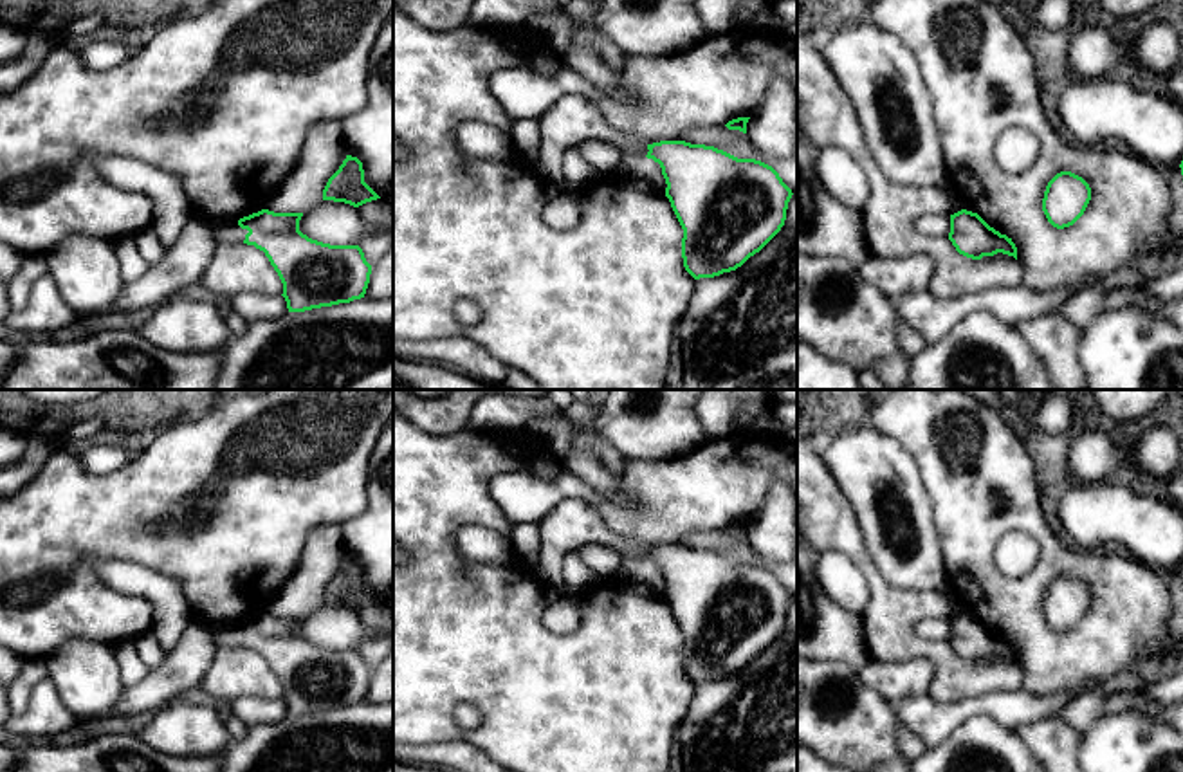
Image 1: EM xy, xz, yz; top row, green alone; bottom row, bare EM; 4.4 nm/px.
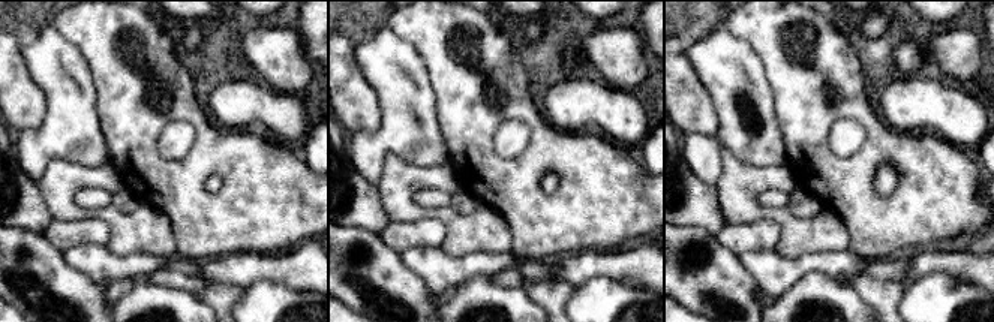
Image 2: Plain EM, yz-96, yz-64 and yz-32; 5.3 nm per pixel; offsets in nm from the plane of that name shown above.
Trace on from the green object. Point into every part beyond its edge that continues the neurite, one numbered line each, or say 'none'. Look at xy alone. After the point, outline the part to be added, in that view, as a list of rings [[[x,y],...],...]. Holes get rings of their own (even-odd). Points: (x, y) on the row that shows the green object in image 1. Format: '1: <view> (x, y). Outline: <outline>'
1: xy (226, 231). Outline: [[[207,220],[215,231],[216,244],[243,244],[247,229],[238,225],[238,220]]]

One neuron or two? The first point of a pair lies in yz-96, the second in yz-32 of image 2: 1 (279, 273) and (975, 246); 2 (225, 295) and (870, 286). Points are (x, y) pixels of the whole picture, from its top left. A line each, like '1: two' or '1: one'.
1: two
2: one

